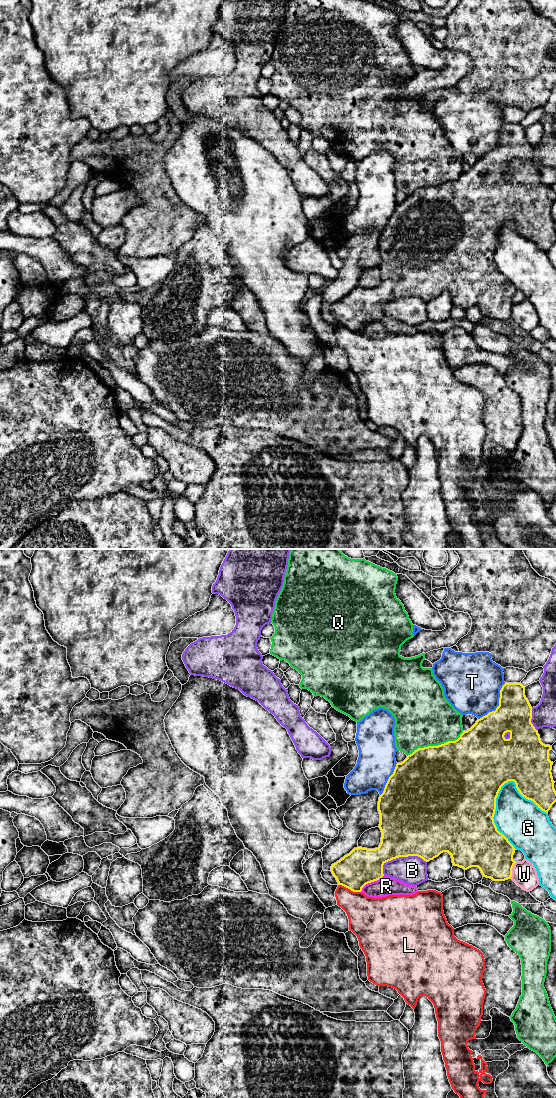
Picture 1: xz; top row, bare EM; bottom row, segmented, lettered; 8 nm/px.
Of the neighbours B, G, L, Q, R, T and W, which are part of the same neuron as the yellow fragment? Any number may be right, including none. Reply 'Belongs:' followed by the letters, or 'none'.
Belongs: none

